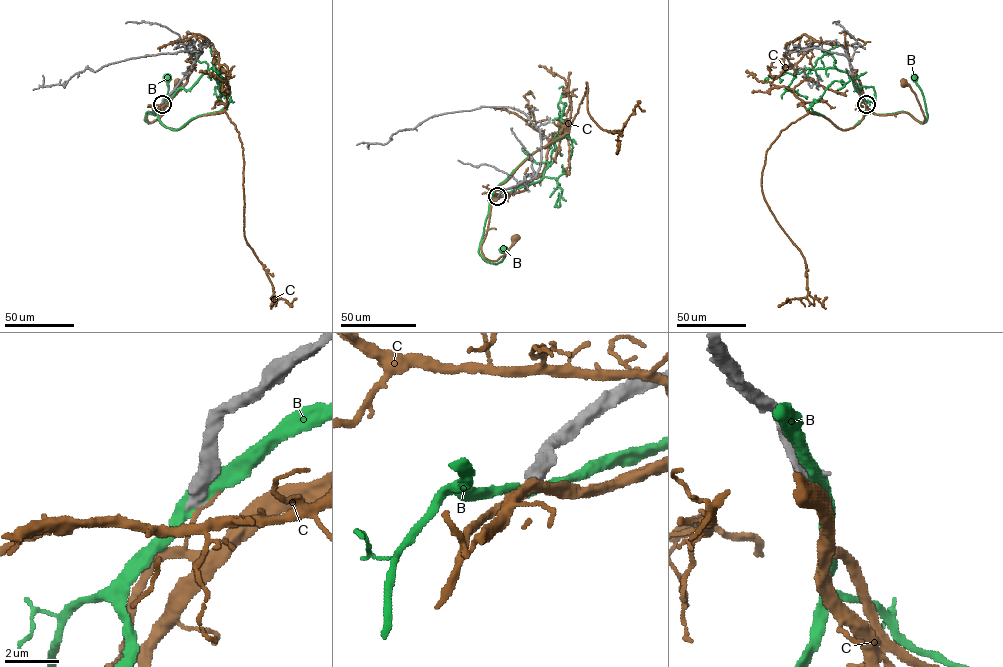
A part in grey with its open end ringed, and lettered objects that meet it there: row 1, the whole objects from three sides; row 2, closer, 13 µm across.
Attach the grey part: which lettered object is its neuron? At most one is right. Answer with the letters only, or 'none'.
none

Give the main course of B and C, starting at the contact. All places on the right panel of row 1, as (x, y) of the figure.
B: (866, 103), (866, 108), (876, 114), (905, 111), (924, 123), (927, 117), (924, 98), (913, 77)
C: (866, 104), (873, 113), (906, 112), (921, 123), (924, 115), (915, 94), (904, 82)

